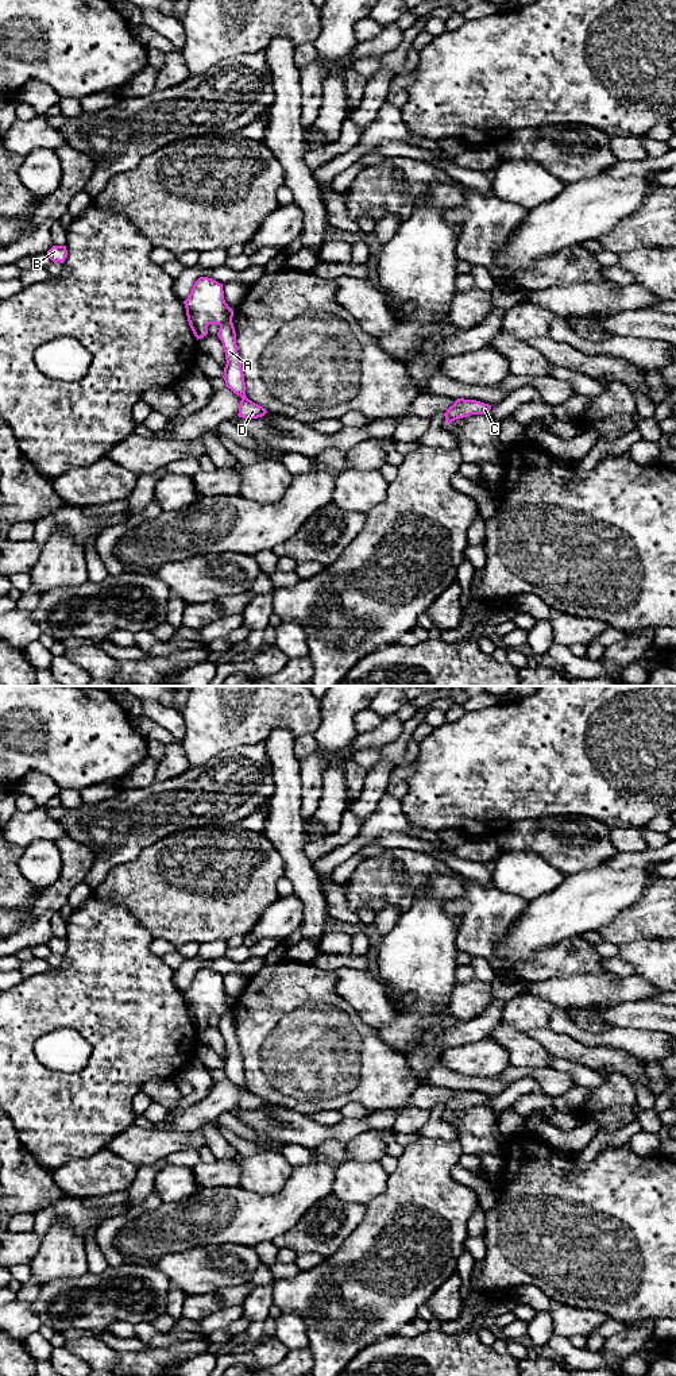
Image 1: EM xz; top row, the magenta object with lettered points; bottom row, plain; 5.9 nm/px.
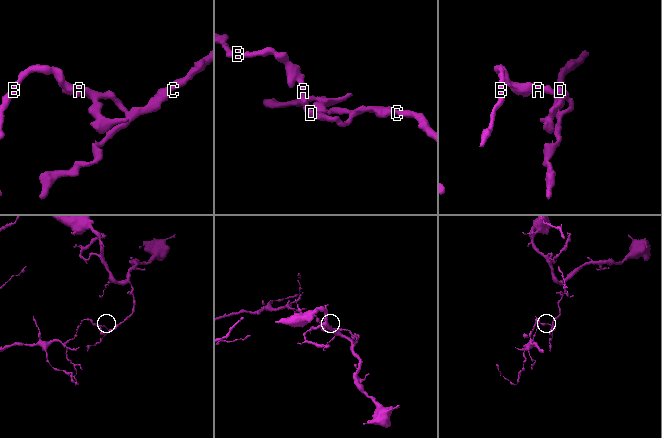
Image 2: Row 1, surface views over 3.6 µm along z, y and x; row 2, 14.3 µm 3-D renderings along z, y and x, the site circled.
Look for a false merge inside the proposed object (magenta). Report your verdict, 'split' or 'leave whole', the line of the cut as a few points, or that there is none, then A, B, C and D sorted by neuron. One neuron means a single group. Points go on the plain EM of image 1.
split; cut xz (231, 1012), (219, 1016); groups A C D / B

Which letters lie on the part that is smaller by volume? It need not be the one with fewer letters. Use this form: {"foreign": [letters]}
{"foreign": ["B"]}

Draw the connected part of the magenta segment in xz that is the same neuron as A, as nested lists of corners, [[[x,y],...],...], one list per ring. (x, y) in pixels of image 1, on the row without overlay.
[[[228,1013],[220,1015],[217,1028],[223,1034],[227,1051],[223,1067],[225,1078],[231,1080],[235,1086],[242,1088],[237,1107],[243,1110],[258,1110],[264,1107],[267,1102],[263,1098],[248,1091],[246,1087],[246,1074],[243,1059],[239,1051],[233,1014]]]

